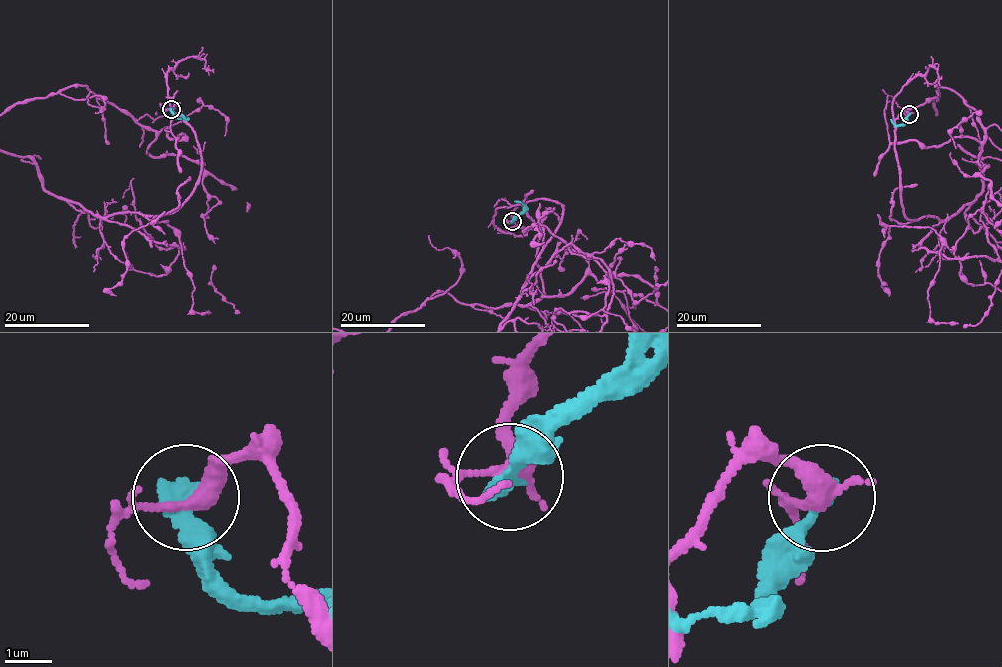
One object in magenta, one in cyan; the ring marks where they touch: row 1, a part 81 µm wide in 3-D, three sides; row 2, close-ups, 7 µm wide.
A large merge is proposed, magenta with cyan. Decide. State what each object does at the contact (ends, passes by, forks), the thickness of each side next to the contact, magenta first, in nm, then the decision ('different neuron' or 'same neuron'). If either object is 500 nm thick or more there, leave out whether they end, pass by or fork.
magenta forks | cyan ends | 280/400 nm | different neuron

